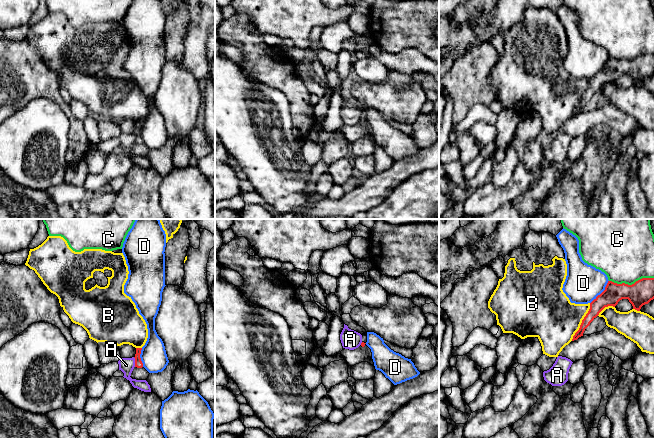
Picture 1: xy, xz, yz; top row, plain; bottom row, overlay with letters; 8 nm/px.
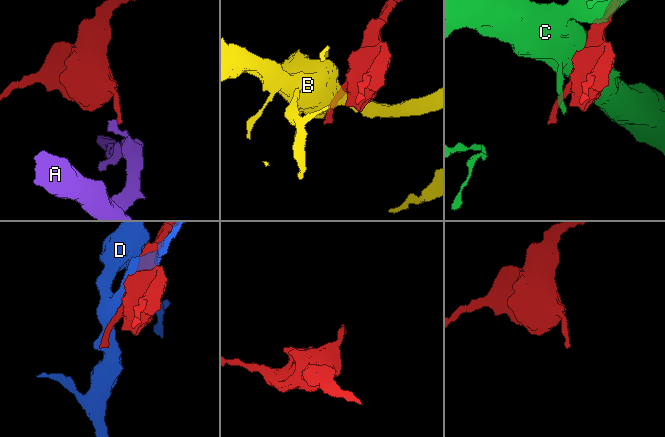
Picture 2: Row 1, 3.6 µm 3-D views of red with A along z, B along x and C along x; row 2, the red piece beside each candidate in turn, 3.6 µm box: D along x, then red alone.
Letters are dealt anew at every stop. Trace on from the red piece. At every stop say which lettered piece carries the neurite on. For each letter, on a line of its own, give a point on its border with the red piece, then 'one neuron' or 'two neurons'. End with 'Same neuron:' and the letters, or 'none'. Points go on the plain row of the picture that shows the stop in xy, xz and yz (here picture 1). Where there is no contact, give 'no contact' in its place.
A: xy (135, 138) | two neurons
B: yz (582, 98) | two neurons
C: yz (632, 60) | two neurons
D: yz (602, 68) | two neurons
Same neuron: none

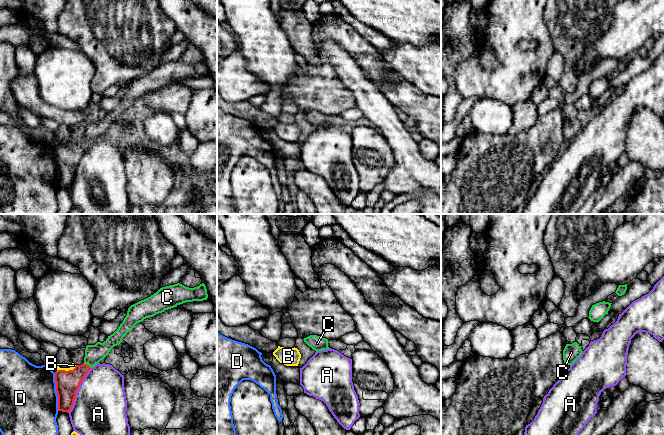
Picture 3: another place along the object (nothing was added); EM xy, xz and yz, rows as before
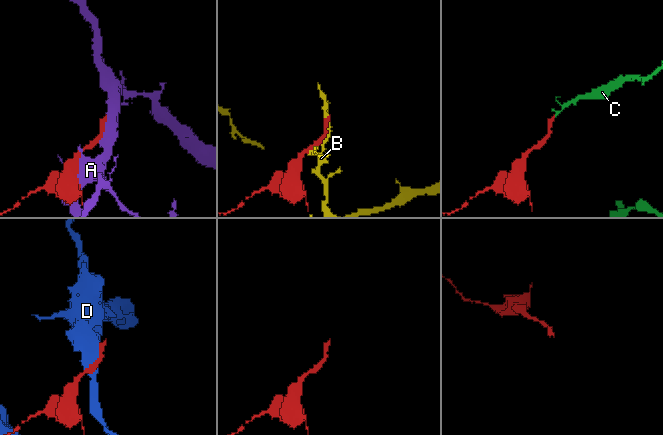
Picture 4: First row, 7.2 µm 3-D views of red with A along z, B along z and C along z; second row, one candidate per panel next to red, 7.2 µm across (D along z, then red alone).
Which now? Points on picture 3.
A: xy (77, 165) | two neurons
B: xy (66, 147) | two neurons
C: xy (86, 140) | one neuron
D: xy (56, 167) | two neurons
Same neuron: C

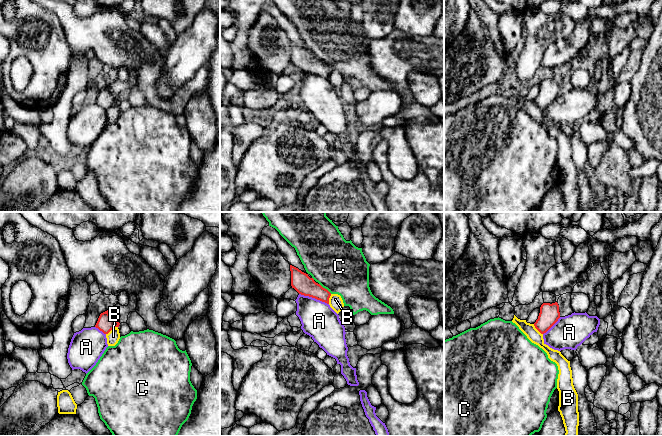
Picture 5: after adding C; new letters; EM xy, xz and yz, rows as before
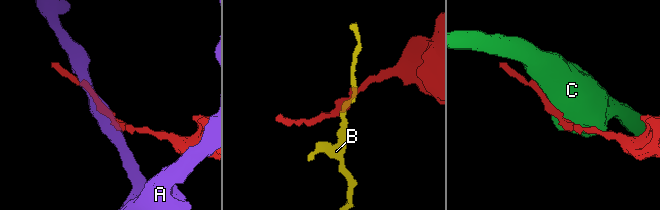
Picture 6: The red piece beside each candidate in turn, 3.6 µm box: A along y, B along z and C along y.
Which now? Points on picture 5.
A: xz (314, 73) | two neurons
B: xy (111, 105) | two neurons
C: xz (324, 64) | two neurons
Same neuron: none

